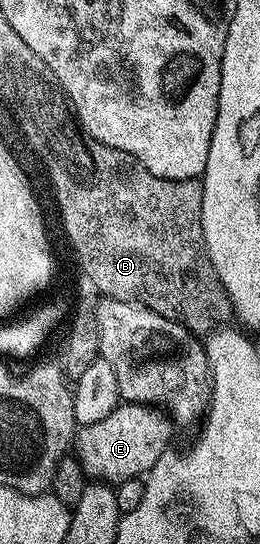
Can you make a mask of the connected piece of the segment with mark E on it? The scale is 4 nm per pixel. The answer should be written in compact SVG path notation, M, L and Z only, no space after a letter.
M120 402L101 421L79 427L73 440L73 455L83 467L86 478L118 485L136 477L146 476L169 449L173 423L162 410L146 403Z

